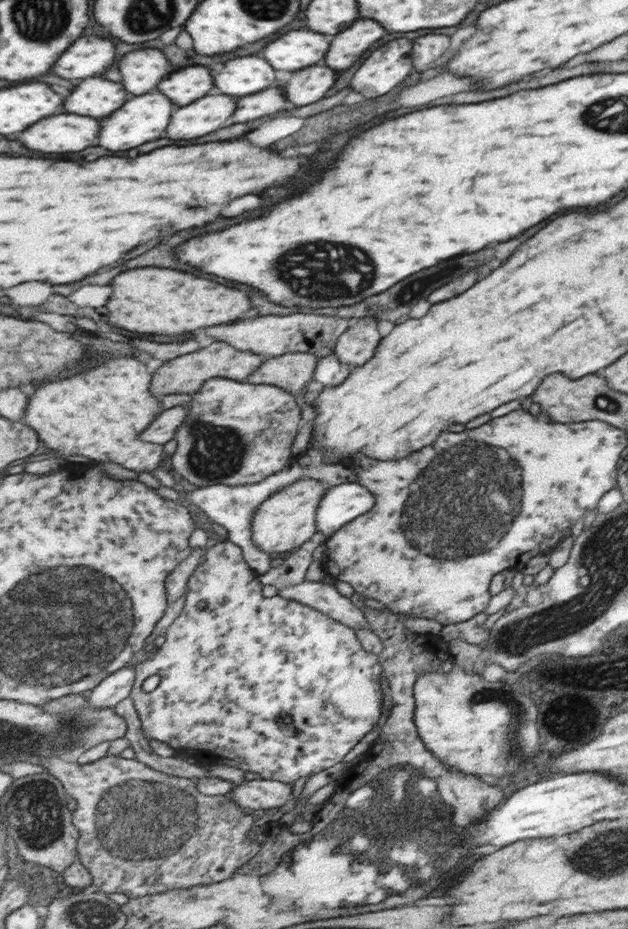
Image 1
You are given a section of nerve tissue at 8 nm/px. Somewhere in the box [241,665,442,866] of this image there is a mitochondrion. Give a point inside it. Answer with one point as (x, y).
(289, 725)

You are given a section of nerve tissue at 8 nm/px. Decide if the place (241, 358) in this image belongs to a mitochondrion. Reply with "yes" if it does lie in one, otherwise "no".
no

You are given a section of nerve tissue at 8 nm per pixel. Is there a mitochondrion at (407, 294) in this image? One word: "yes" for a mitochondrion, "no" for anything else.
yes

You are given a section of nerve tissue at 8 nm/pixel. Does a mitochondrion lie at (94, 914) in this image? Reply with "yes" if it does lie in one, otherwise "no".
yes

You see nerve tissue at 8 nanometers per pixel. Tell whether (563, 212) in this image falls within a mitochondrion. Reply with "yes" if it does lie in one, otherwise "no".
no

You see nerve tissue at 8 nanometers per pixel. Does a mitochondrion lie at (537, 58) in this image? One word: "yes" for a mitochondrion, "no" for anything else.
no

